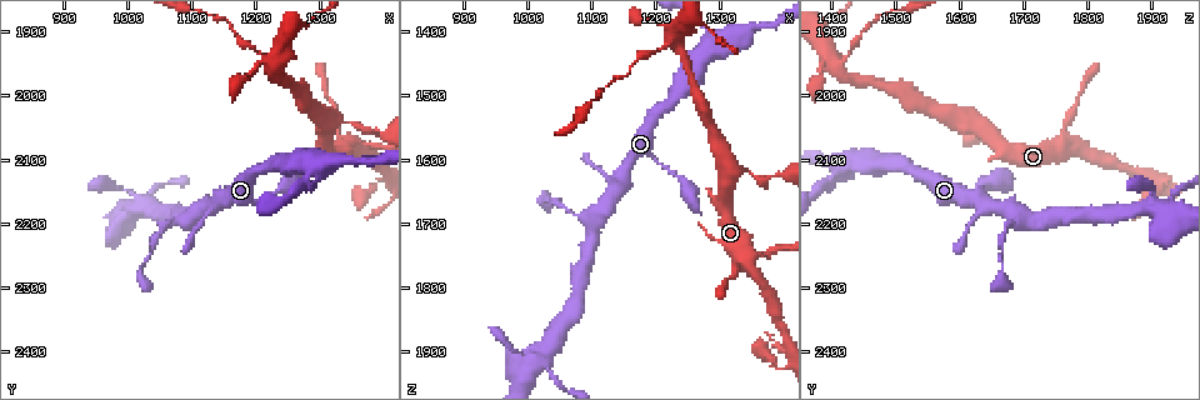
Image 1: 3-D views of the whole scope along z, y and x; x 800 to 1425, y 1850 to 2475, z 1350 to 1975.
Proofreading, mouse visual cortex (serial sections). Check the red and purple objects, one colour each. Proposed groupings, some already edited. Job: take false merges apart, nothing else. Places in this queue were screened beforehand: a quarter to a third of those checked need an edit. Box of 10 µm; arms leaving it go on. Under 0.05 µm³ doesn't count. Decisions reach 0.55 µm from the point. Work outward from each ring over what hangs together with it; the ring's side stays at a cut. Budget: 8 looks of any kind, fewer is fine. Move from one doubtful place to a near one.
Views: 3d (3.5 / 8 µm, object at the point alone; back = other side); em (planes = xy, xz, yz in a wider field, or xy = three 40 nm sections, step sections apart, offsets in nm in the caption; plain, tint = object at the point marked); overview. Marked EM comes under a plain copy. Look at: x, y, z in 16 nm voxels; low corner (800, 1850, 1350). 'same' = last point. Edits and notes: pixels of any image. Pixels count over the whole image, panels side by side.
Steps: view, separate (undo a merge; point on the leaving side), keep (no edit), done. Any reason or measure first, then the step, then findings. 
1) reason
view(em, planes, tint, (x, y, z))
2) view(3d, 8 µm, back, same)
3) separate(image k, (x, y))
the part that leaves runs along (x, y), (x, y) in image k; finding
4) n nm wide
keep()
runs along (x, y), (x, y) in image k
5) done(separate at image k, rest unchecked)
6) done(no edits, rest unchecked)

narrows sharply
view(3d, 3.5 µm, (1055, 2210, 1670))

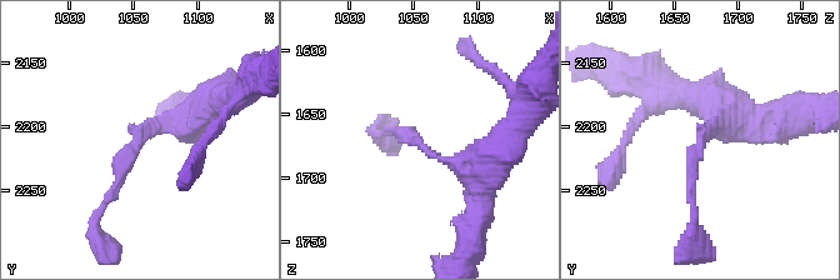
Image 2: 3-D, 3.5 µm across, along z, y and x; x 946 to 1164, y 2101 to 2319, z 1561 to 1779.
view(em, planes, tint, (1054, 2208, 1674))

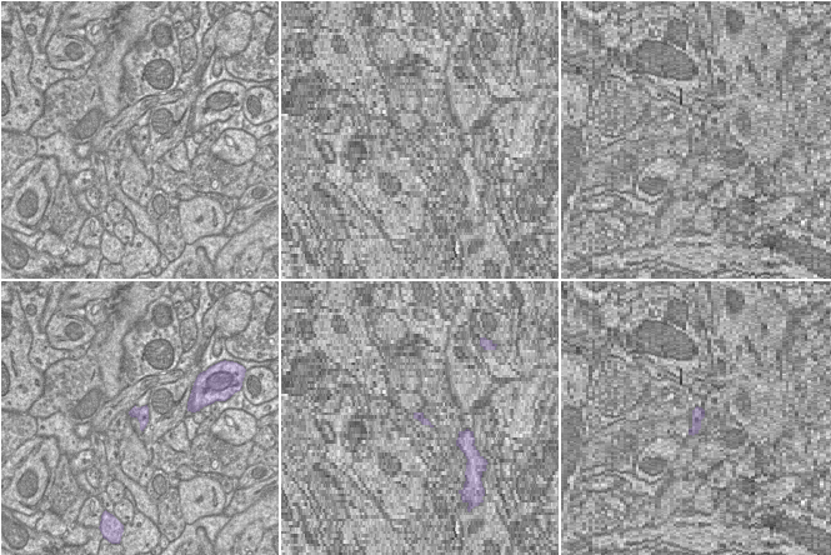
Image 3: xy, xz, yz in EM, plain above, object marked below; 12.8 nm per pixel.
keep()
runs along (206, 106), (153, 126), (103, 206) in image 2; continuous, no second cell

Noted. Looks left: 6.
a narrow waist
view(3d, 3.5 µm, (1330, 2040, 1610))

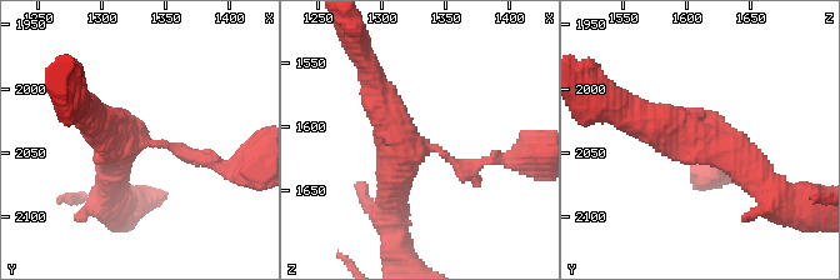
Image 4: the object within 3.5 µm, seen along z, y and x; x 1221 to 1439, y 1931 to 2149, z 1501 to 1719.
3 arms; arms of 150, 350, 400 nm
view(em, xy, step 3, tint, (1330, 2040, 1616))

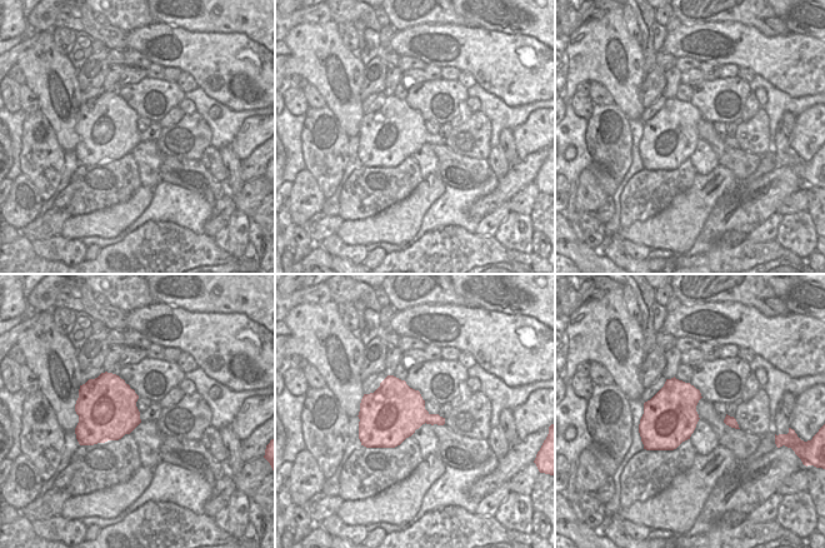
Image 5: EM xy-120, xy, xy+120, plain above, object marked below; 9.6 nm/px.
keep()
runs along (771, 186), (733, 151), (640, 118) in image 4; all the same cell

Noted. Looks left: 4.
small branch off a trunk
view(3d, 3.5 µm, (1225, 1955, 1405))

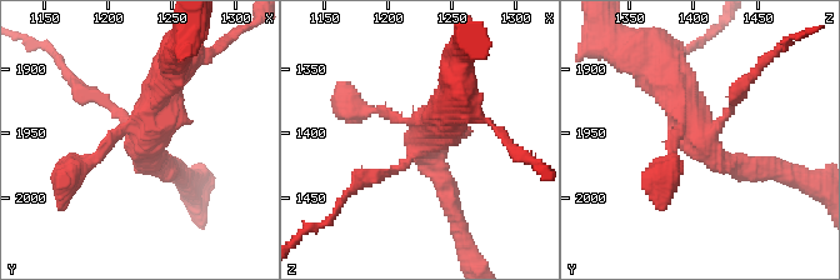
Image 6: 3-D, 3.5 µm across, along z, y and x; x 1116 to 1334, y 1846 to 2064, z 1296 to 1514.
view(em, xy, step 2, tint, (1226, 1954, 1406))

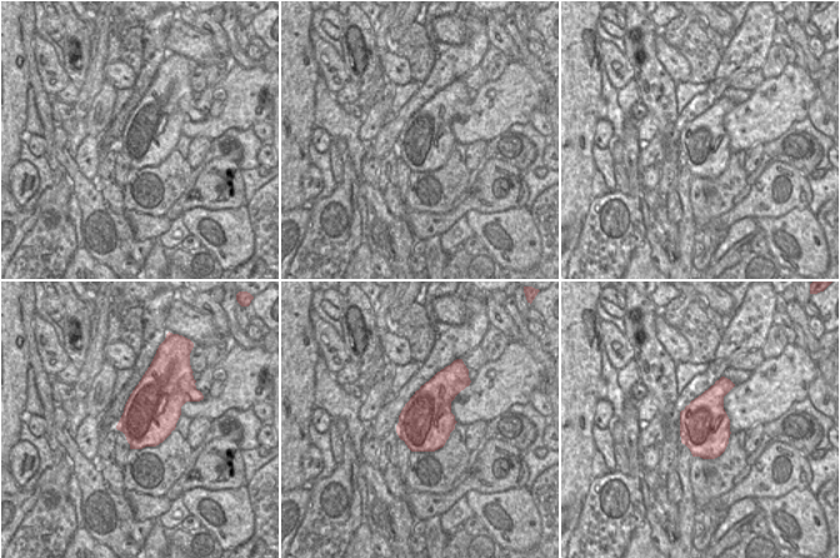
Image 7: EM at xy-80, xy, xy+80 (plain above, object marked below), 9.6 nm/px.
separate(image 6, (94, 98))
the part that leaves runs along (124, 119), (50, 53) in image 6; two cells meet here

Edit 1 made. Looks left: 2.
done(separate at image 6, rest unchecked)

